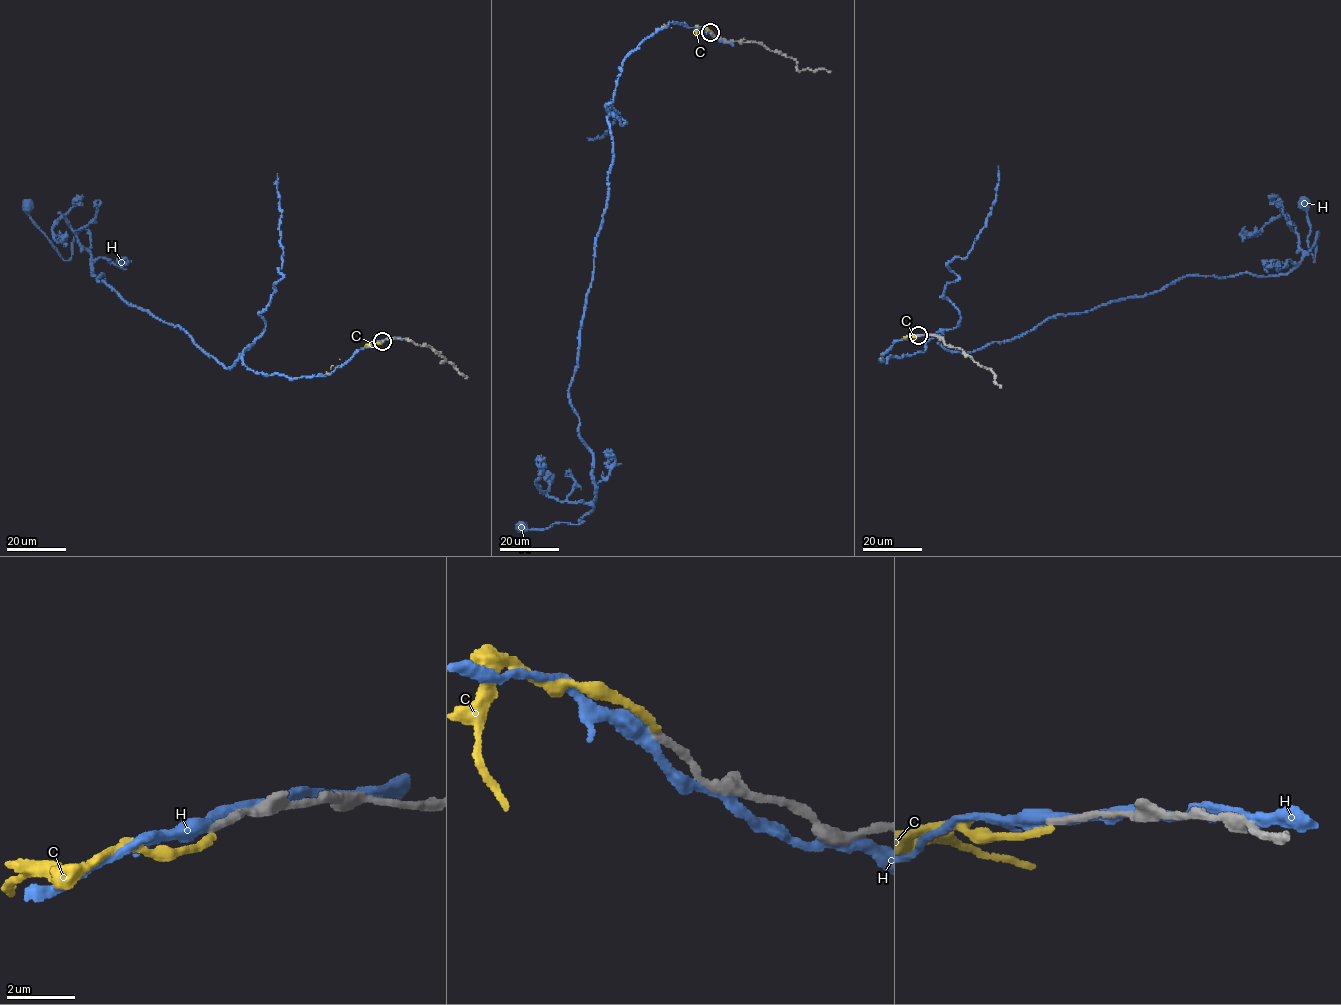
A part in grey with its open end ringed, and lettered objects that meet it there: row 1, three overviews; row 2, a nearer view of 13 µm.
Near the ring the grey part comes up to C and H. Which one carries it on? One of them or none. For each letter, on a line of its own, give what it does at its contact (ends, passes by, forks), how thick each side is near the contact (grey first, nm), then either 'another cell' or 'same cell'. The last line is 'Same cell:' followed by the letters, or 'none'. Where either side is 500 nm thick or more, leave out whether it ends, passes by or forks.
C: it ends there; 240 nm thick on the grey side, 220 nm on the other; another cell
H: it passes by; 240 nm thick on the grey side, 360 nm on the other; another cell
Same cell: none

